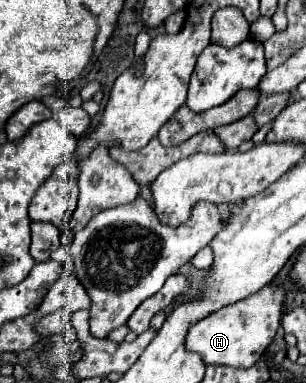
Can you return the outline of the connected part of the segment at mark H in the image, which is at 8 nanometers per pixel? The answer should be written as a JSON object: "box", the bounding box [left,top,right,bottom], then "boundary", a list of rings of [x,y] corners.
{"box":[186,283,286,367],"boundary":[[[270,283],[268,287],[260,289],[256,295],[250,295],[240,303],[222,307],[212,317],[206,317],[194,327],[190,327],[186,335],[186,347],[190,351],[200,353],[204,357],[204,363],[252,367],[252,363],[256,363],[256,359],[262,357],[262,353],[272,343],[278,331],[284,311],[284,299],[286,299],[286,289],[280,283]]]}

